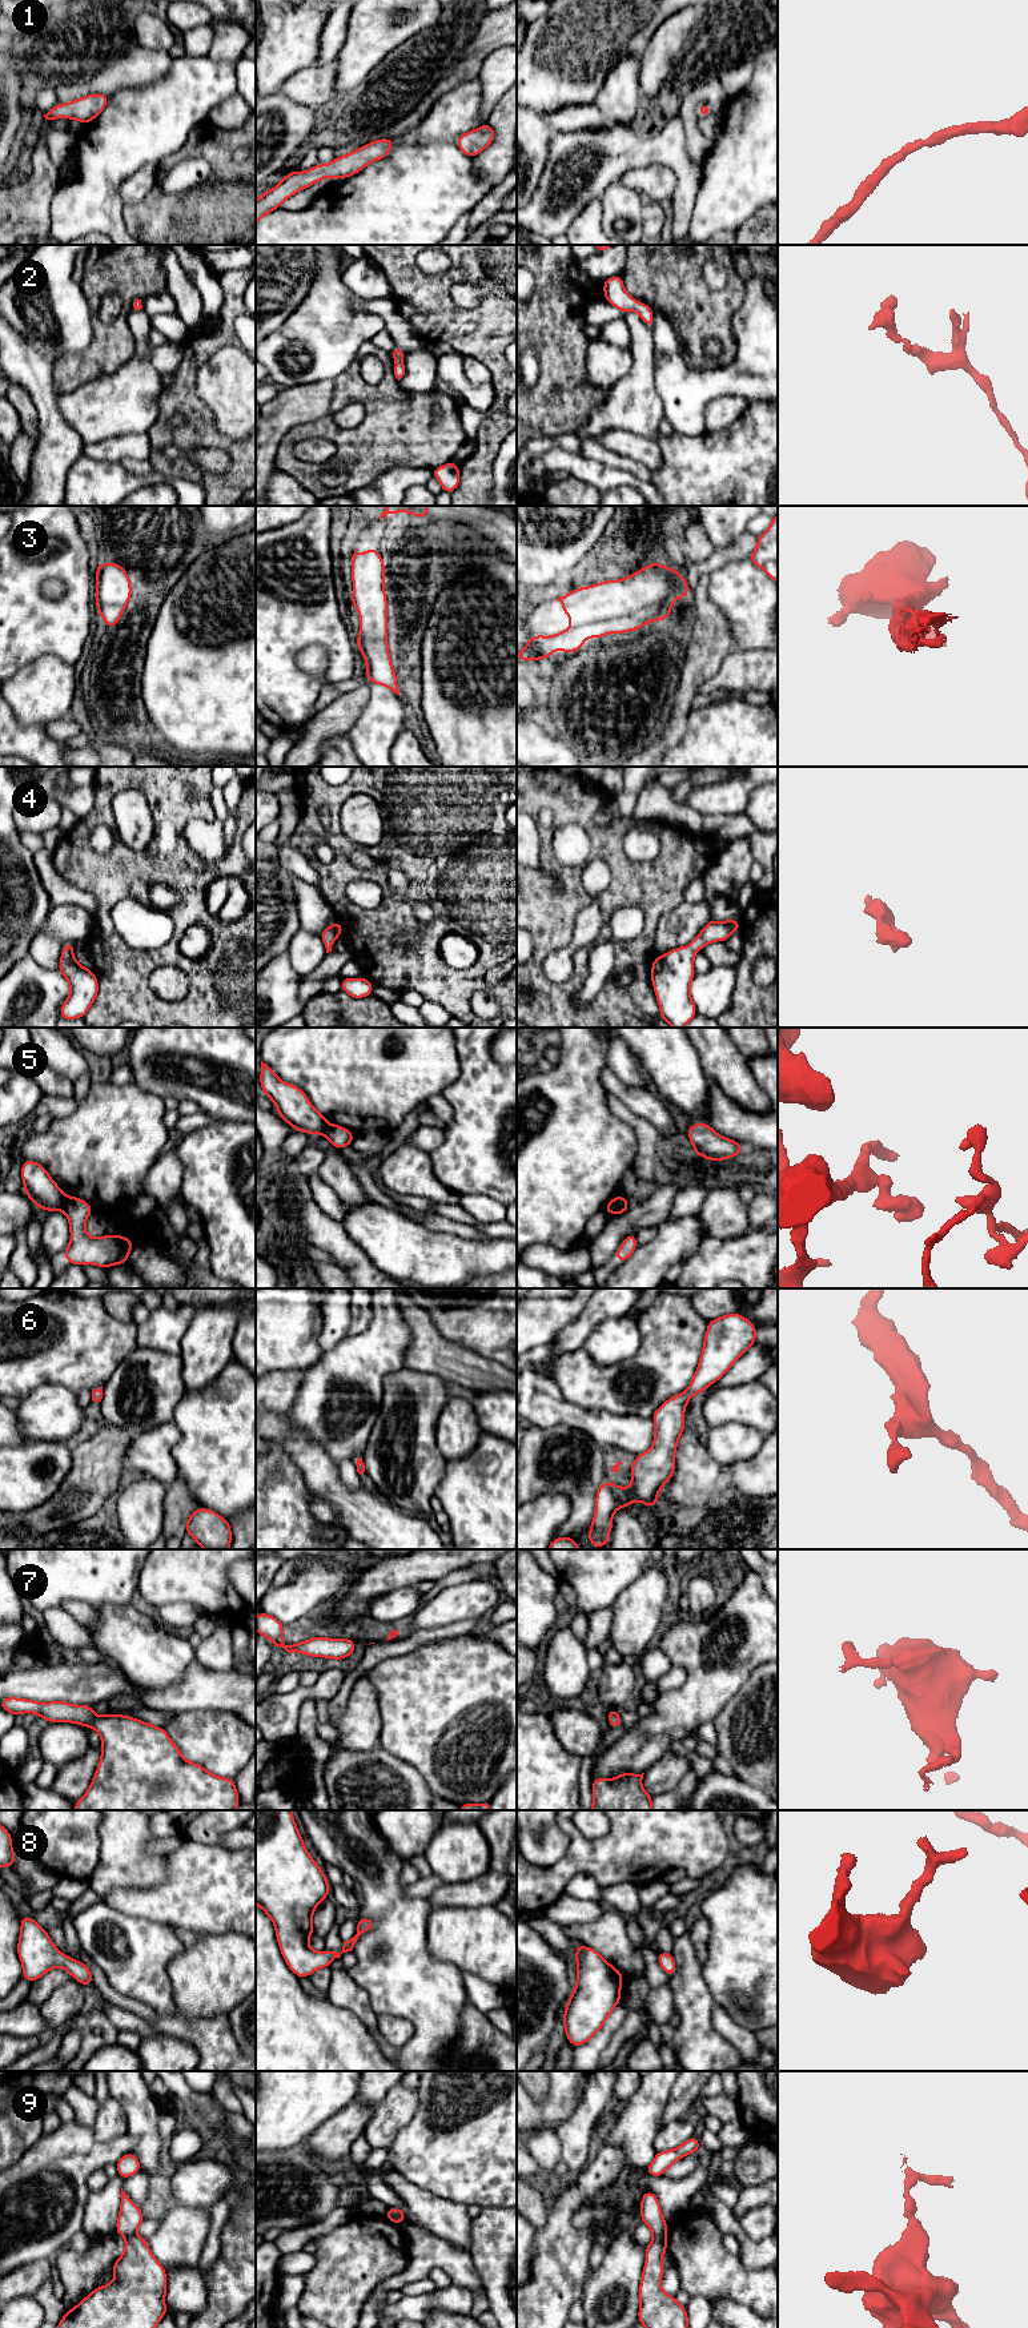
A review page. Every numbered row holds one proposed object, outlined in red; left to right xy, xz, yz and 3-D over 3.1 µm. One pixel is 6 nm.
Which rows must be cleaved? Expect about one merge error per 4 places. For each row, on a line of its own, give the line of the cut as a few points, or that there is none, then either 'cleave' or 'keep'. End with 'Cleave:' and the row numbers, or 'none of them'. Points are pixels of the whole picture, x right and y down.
1: no cut; keep
2: no cut; keep
3: no cut; keep
4: no cut; keep
5: cut in yz along (618, 1195), (610, 1213); cleave
6: no cut; keep
7: no cut; keep
8: no cut; keep
9: cut in yz along (665, 2235), (654, 2238); cleave
Cleave: 5, 9

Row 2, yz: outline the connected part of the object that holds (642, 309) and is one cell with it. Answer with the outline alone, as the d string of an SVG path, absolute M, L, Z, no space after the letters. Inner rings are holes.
M622 276L610 277L603 282L603 298L623 313L635 310L642 321L652 327L654 314L648 305L635 301L625 289Z

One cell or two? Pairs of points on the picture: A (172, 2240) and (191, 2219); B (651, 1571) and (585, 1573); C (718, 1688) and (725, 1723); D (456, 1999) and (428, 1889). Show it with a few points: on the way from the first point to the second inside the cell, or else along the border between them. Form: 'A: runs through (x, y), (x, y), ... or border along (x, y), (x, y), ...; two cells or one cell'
A: runs through (177, 2235), (188, 2224); one cell
B: border along (650, 1563), (621, 1593); two cells
C: border along (742, 1685), (713, 1721); two cells
D: border along (404, 1892), (410, 1897), (425, 1898); two cells

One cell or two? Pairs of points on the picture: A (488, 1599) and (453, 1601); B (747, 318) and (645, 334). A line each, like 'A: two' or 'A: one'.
A: one
B: two

